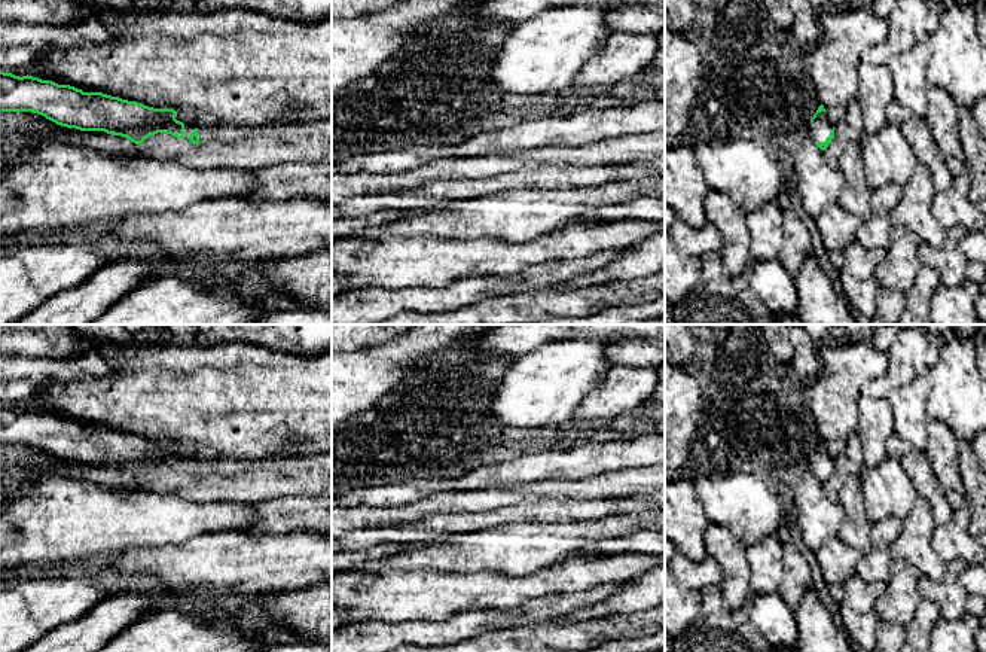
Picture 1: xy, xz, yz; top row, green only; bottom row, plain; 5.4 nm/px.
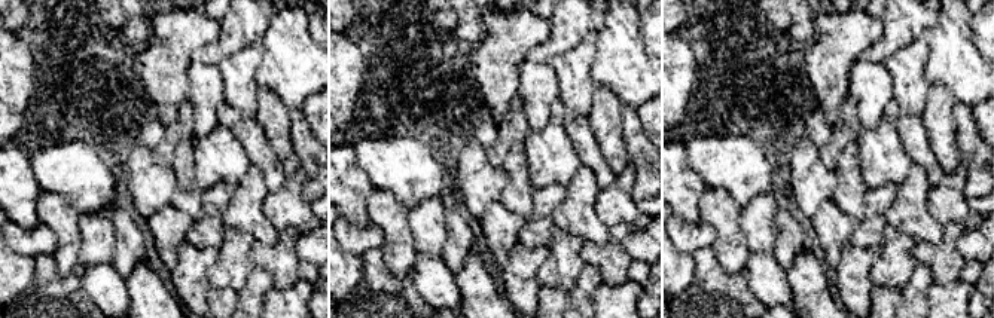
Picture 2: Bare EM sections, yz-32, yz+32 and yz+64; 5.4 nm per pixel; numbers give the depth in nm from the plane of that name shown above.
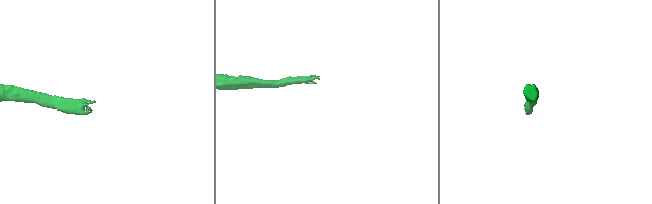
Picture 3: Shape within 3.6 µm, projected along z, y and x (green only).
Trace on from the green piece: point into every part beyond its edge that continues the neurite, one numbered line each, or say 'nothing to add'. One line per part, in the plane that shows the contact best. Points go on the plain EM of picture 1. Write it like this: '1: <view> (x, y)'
1: xy (225, 466)

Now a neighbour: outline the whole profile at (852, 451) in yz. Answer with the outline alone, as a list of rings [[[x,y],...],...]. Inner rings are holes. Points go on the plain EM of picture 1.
[[[852,432],[848,436],[845,451],[833,460],[834,470],[822,487],[831,502],[839,502],[839,493],[843,487],[843,482],[849,475],[860,473],[864,467],[861,441],[857,432]]]

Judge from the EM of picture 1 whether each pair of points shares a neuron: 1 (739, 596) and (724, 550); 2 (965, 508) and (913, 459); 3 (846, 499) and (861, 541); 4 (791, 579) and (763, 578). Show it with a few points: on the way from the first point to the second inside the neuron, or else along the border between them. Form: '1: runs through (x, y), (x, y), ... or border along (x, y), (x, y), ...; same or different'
1: runs through (733, 584), (726, 561); same
2: border along (955, 509), (945, 523), (937, 526); different
3: runs through (854, 509), (855, 530); same
4: border along (782, 544), (782, 581), (778, 591); different

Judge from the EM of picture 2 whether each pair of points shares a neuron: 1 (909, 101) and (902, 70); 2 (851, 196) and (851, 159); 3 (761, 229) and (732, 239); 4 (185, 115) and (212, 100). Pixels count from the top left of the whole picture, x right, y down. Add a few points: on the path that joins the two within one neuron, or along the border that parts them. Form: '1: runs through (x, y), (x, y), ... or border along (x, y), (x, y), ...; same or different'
1: runs through (909, 94), (908, 78); same
2: runs through (851, 187), (851, 168); same
3: border along (740, 208), (740, 228), (744, 242), (750, 250); different
4: border along (188, 98), (192, 107), (194, 135); different

